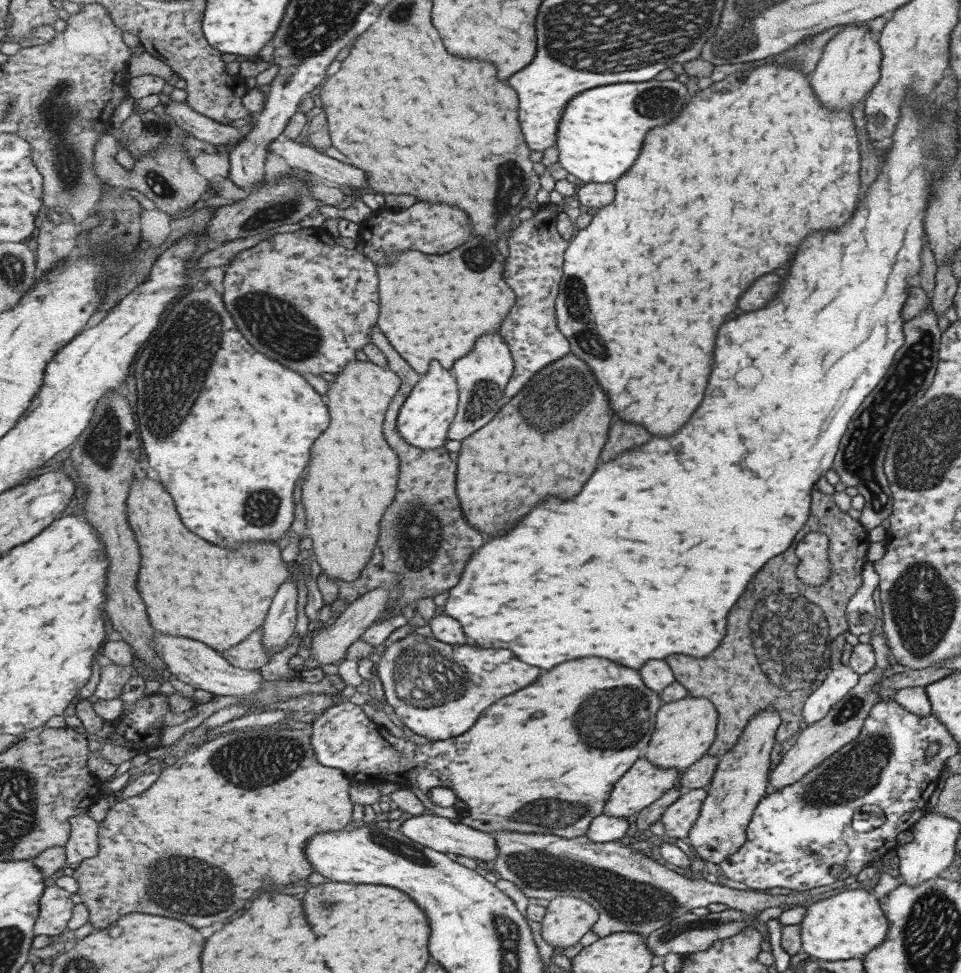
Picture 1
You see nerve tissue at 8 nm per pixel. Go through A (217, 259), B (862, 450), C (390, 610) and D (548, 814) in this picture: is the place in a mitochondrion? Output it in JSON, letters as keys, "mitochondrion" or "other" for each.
{"A":"other","B":"mitochondrion","C":"other","D":"mitochondrion"}

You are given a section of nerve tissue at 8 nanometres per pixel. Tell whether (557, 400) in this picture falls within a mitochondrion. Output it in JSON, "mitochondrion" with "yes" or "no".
{"mitochondrion":"yes"}

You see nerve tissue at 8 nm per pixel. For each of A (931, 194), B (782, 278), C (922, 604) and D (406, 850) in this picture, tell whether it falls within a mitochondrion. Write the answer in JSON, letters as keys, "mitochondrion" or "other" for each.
{"A":"other","B":"other","C":"mitochondrion","D":"mitochondrion"}

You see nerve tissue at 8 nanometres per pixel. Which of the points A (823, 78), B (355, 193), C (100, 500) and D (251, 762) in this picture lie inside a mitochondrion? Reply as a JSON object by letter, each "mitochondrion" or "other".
{"A":"other","B":"other","C":"other","D":"mitochondrion"}

